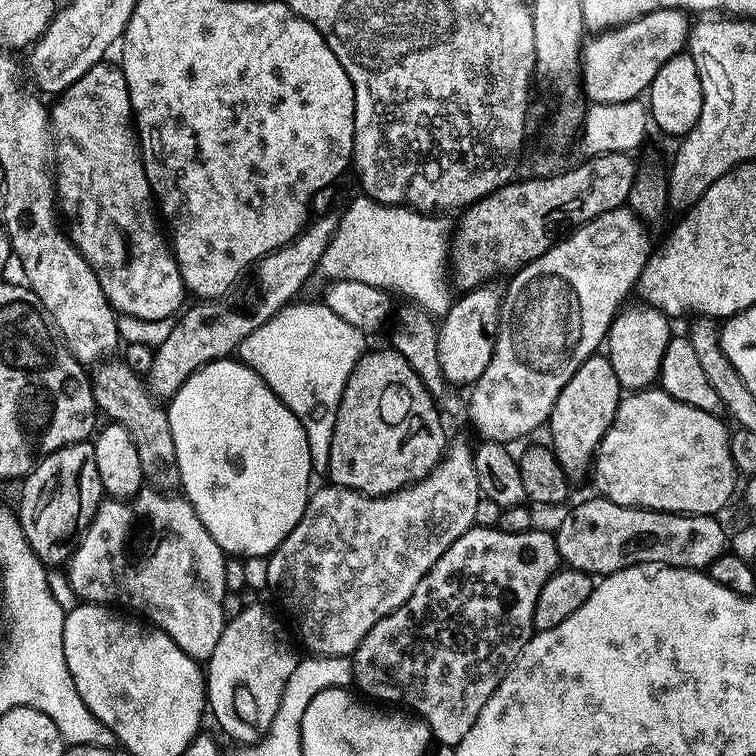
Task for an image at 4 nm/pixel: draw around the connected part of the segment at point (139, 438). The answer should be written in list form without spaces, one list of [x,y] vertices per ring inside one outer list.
[[[109,358],[95,365],[90,376],[96,407],[108,415],[113,424],[120,424],[134,438],[138,458],[142,461],[145,485],[157,490],[180,488],[178,454],[174,454],[174,434],[170,434],[170,422],[165,405],[148,391],[145,377],[139,376],[123,359]]]

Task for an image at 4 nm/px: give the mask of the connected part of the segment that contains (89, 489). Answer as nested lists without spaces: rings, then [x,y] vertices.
[[[83,440],[65,448],[59,448],[57,452],[51,452],[37,464],[29,476],[23,477],[23,484],[18,519],[30,550],[34,550],[34,554],[45,566],[67,565],[72,559],[73,552],[76,551],[76,545],[80,543],[86,530],[92,525],[92,519],[96,517],[100,501],[105,499],[104,487],[98,478],[98,465],[94,463],[94,446],[88,440]]]

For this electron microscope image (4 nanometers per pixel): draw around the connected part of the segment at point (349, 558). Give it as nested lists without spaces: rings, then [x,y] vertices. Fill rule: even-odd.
[[[449,443],[444,456],[425,480],[418,481],[411,488],[403,488],[400,492],[391,492],[388,496],[363,496],[361,492],[335,486],[320,488],[317,492],[315,489],[309,495],[308,505],[298,526],[294,526],[294,530],[290,530],[290,534],[267,559],[269,564],[268,588],[288,607],[288,612],[292,615],[293,622],[296,623],[296,632],[300,635],[301,642],[309,648],[307,651],[311,655],[351,657],[352,653],[358,650],[362,638],[366,638],[366,634],[370,634],[372,627],[394,610],[398,610],[398,606],[402,606],[406,602],[406,598],[410,598],[410,594],[414,594],[414,586],[418,586],[418,582],[428,573],[430,566],[434,566],[434,562],[438,562],[438,558],[442,558],[442,554],[446,554],[446,550],[454,542],[458,542],[458,538],[462,538],[462,534],[466,534],[474,527],[476,524],[474,514],[478,510],[478,502],[482,497],[478,478],[474,474],[473,451],[471,443],[469,445]]]

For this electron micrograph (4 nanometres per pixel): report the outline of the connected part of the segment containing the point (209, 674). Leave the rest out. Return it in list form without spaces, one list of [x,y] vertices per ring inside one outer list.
[[[249,603],[238,614],[238,618],[227,621],[222,630],[222,638],[218,638],[218,646],[214,646],[214,654],[206,661],[206,704],[216,715],[220,728],[240,746],[257,744],[270,730],[274,716],[282,702],[282,694],[286,690],[286,682],[290,682],[290,674],[294,674],[298,656],[292,653],[286,637],[280,633],[280,624],[260,604]]]

